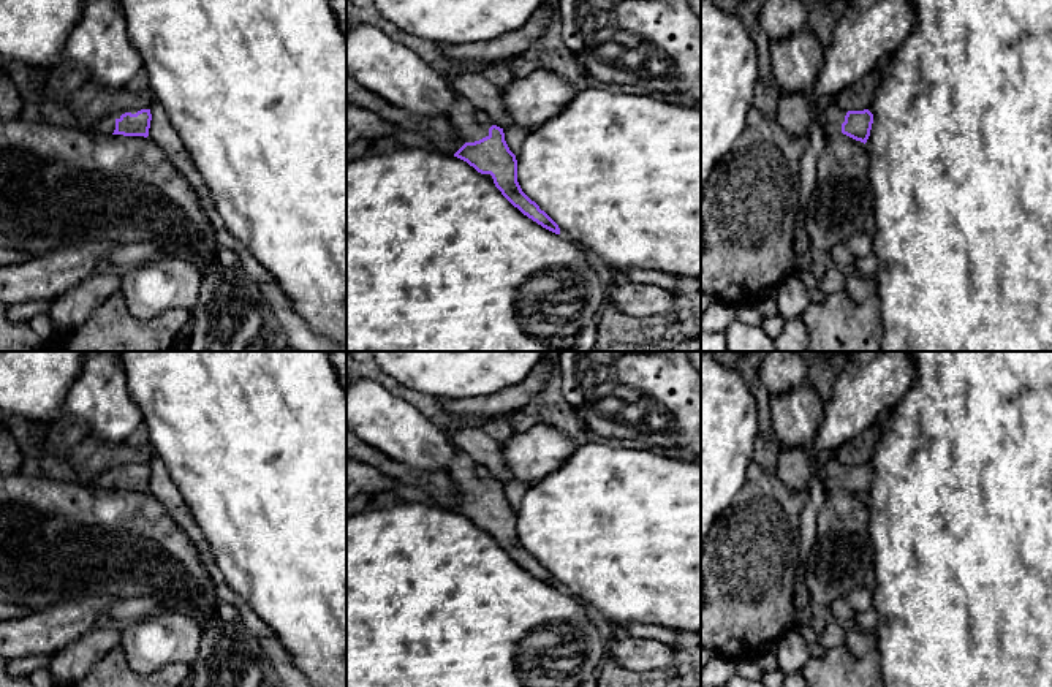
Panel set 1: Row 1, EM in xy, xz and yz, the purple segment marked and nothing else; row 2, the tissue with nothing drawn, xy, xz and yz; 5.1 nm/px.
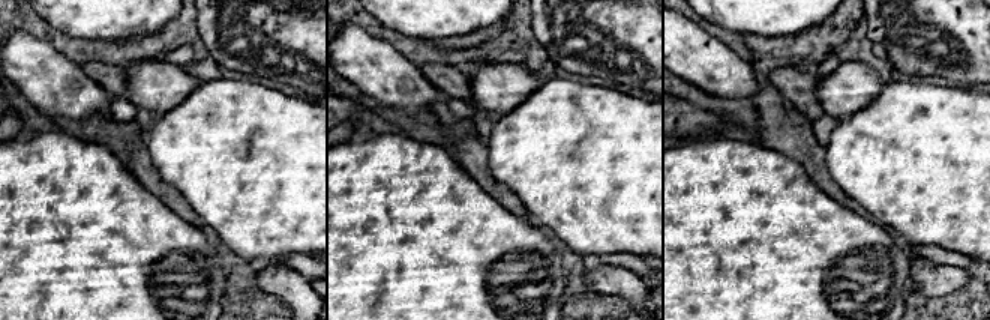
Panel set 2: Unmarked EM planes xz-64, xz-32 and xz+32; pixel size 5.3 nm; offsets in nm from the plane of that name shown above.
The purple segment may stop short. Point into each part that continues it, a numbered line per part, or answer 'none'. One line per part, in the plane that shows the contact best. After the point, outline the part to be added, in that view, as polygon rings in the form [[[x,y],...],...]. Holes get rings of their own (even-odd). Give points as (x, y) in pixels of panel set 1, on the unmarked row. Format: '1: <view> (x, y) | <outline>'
1: xz (461, 470) | [[[457,448],[456,451],[456,459],[448,465],[446,473],[449,475],[459,495],[465,499],[489,491],[489,486],[484,484],[482,480],[475,473],[476,464],[473,459]]]

